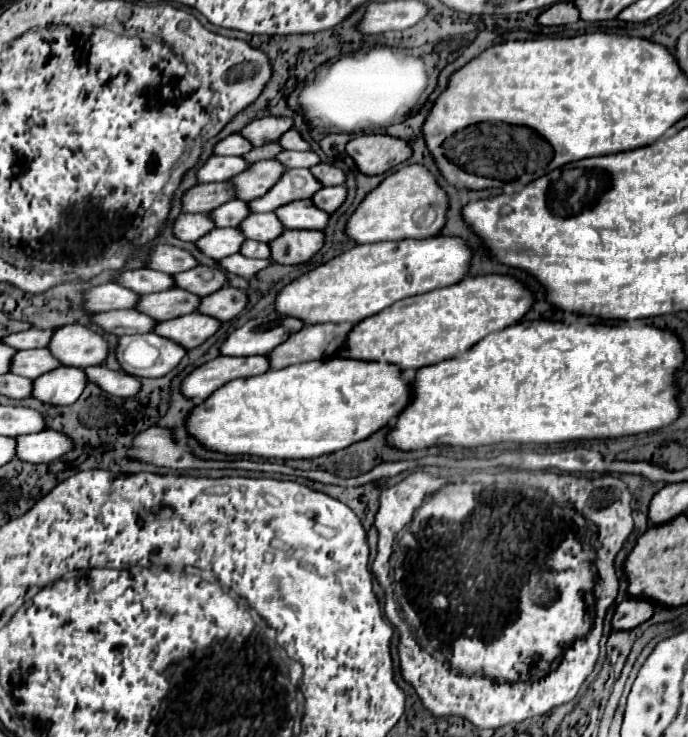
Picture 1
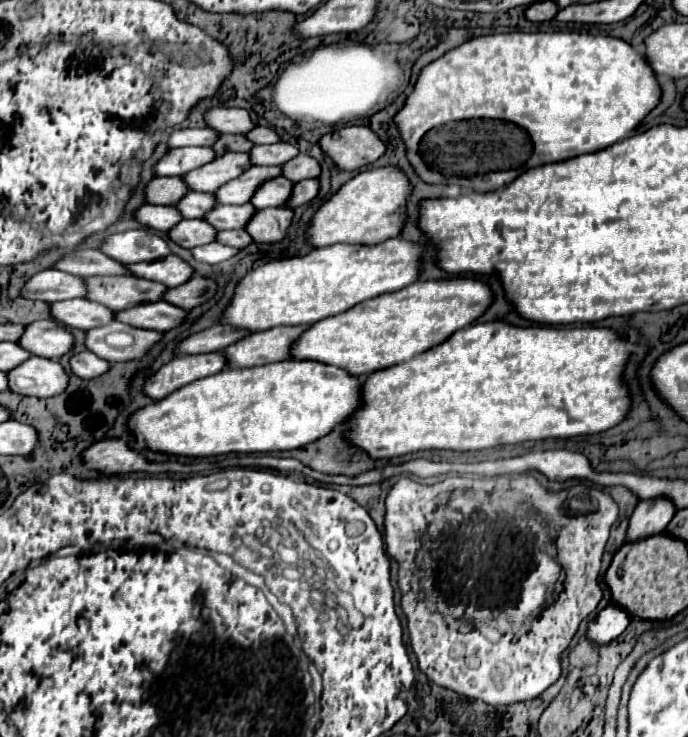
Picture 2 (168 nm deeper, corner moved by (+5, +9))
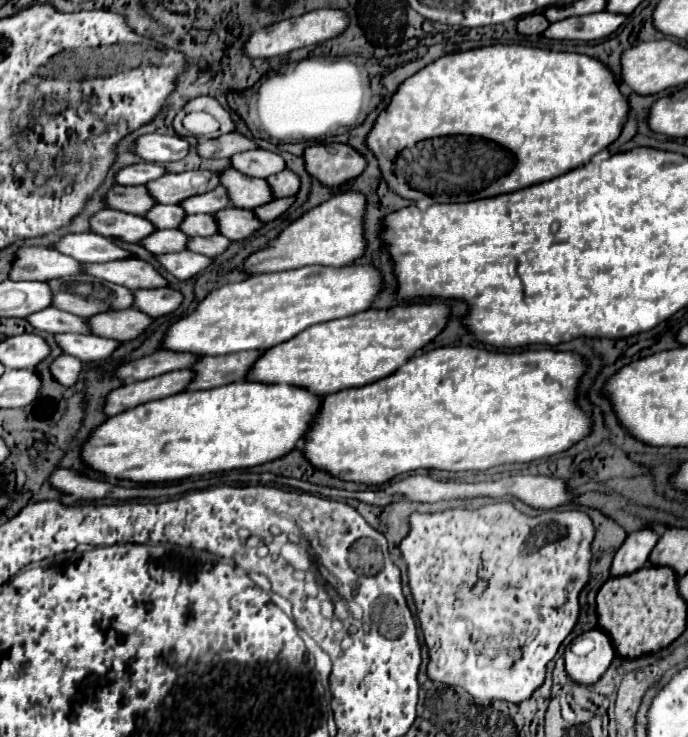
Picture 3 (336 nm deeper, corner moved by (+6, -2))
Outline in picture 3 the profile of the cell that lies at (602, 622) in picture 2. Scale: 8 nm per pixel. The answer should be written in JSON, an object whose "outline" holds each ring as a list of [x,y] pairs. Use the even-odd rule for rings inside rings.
{"outline":[[[600,628],[588,630],[566,646],[566,674],[576,684],[592,686],[608,670],[614,656],[616,652],[608,634]]]}

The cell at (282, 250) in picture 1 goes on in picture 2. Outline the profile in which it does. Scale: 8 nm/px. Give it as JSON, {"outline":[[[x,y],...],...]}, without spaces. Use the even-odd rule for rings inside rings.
{"outline":[[[289,207],[281,209],[263,209],[257,211],[257,217],[249,221],[247,233],[255,243],[275,243],[285,239],[293,221],[293,211]]]}

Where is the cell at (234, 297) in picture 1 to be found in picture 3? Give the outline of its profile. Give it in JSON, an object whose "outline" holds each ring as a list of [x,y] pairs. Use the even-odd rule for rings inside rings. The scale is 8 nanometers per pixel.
{"outline":[[[164,286],[164,288],[136,290],[132,306],[148,314],[150,318],[158,318],[158,316],[174,312],[180,306],[180,302],[182,302],[182,294],[170,286]]]}

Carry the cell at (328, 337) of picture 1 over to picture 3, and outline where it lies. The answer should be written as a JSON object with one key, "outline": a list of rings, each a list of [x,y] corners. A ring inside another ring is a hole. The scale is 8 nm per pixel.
{"outline":[[[236,352],[232,356],[206,356],[204,360],[196,360],[196,364],[190,366],[194,378],[188,390],[210,390],[240,382],[260,354],[262,352]]]}

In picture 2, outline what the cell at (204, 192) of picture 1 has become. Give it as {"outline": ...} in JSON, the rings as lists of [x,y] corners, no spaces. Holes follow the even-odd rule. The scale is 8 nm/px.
{"outline":[[[155,177],[147,185],[147,203],[149,201],[175,201],[175,205],[189,193],[183,177]]]}

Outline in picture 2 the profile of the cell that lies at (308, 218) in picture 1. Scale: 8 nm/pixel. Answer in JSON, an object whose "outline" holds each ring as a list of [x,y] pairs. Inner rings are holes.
{"outline":[[[277,177],[277,181],[267,181],[257,189],[253,195],[253,205],[257,209],[269,209],[269,207],[287,207],[289,197],[293,193],[293,183],[285,177]]]}

